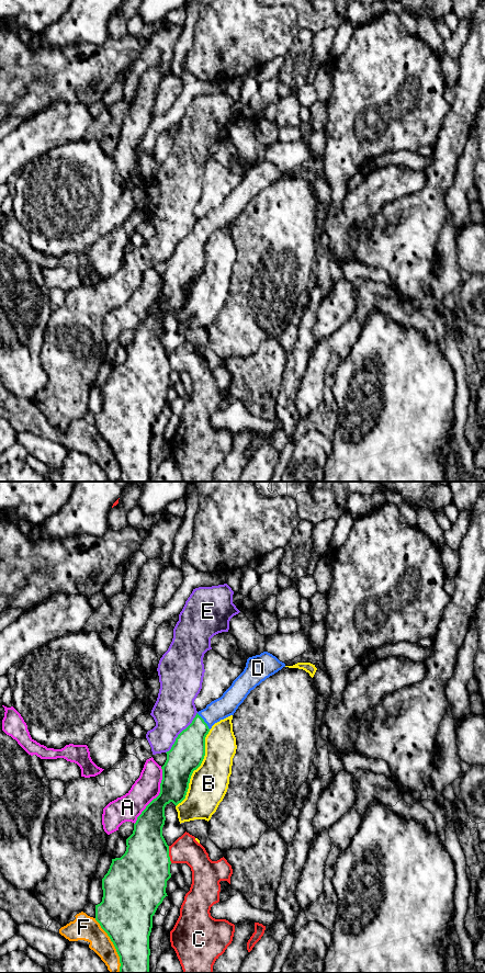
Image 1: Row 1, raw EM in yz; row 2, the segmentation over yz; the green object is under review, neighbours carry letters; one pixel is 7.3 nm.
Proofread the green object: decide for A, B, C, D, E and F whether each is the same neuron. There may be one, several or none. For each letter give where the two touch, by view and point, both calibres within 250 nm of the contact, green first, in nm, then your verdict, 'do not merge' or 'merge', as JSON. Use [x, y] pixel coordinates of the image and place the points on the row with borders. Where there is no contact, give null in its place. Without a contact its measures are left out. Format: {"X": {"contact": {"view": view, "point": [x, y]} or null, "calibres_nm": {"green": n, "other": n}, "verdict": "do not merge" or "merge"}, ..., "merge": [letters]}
{"A": {"contact": {"view": "yz", "point": [158, 795]}, "calibres_nm": {"green": 220, "other": 190}, "verdict": "do not merge"}, "B": {"contact": {"view": "yz", "point": [196, 768]}, "calibres_nm": {"green": 240, "other": 280}, "verdict": "do not merge"}, "C": {"contact": {"view": "yz", "point": [168, 855]}, "calibres_nm": {"green": 400, "other": 200}, "verdict": "do not merge"}, "D": {"contact": {"view": "yz", "point": [203, 721]}, "calibres_nm": {"green": 240, "other": 160}, "verdict": "merge"}, "E": {"contact": {"view": "yz", "point": [180, 733]}, "calibres_nm": {"green": 240, "other": 300}, "verdict": "do not merge"}, "F": {"contact": {"view": "yz", "point": [114, 946]}, "calibres_nm": {"green": 400, "other": 180}, "verdict": "do not merge"}, "merge": ["D"]}

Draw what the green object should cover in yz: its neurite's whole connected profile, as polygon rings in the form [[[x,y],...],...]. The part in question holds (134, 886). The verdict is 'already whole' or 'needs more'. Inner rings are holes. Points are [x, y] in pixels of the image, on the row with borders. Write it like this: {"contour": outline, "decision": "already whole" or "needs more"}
{"contour": [[[268,652],[249,657],[244,671],[232,686],[221,698],[196,713],[192,723],[178,735],[171,749],[166,753],[167,760],[161,767],[160,793],[137,817],[133,834],[126,839],[125,853],[121,858],[112,859],[110,869],[102,879],[102,902],[95,905],[95,920],[108,934],[120,957],[119,973],[149,973],[149,936],[153,916],[163,898],[168,896],[167,881],[171,878],[169,846],[162,836],[166,805],[172,802],[177,806],[185,799],[191,776],[204,759],[205,737],[212,726],[234,715],[251,690],[283,667],[285,664]]], "decision": "needs more"}

